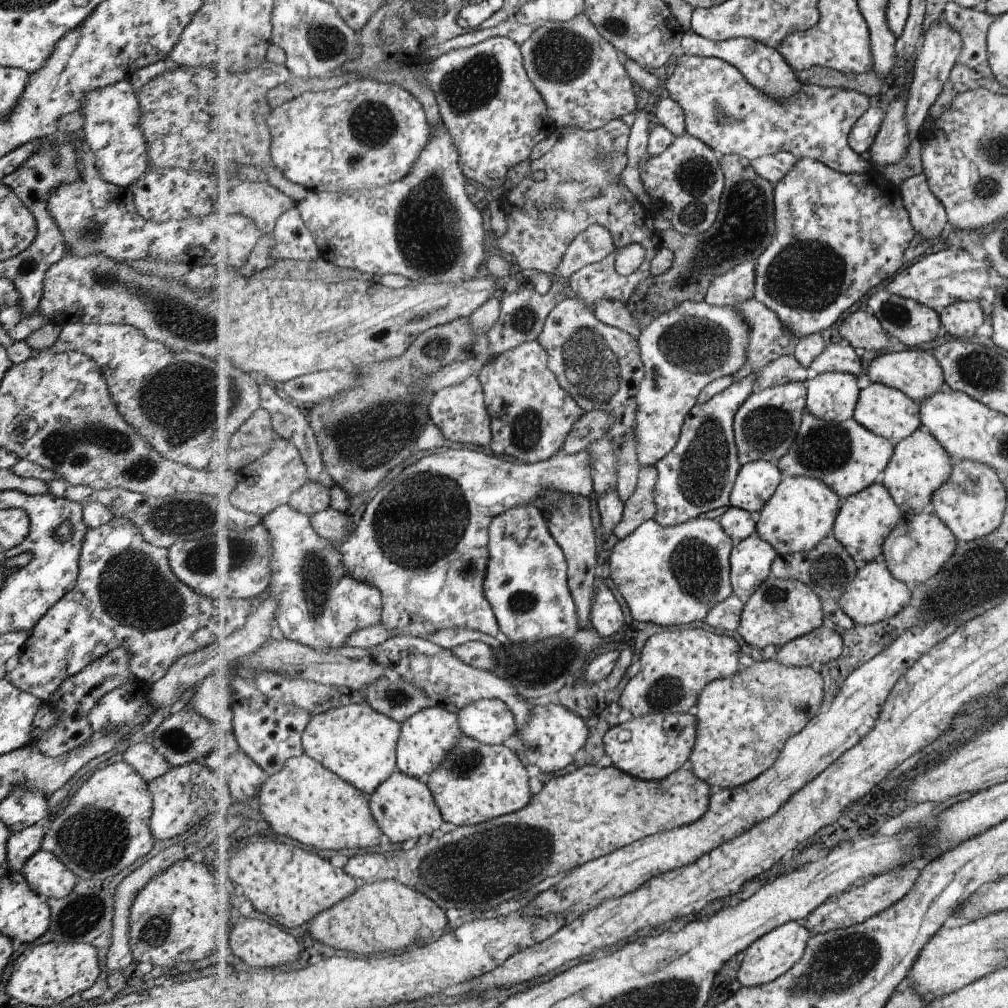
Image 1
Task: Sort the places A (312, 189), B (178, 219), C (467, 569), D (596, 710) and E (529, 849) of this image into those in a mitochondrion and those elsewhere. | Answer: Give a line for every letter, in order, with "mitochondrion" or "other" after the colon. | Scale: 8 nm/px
A: other
B: other
C: mitochondrion
D: other
E: mitochondrion

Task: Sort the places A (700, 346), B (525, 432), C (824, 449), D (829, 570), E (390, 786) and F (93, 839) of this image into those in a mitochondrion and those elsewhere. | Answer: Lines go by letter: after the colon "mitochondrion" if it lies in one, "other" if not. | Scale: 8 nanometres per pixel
A: mitochondrion
B: mitochondrion
C: mitochondrion
D: mitochondrion
E: other
F: mitochondrion

